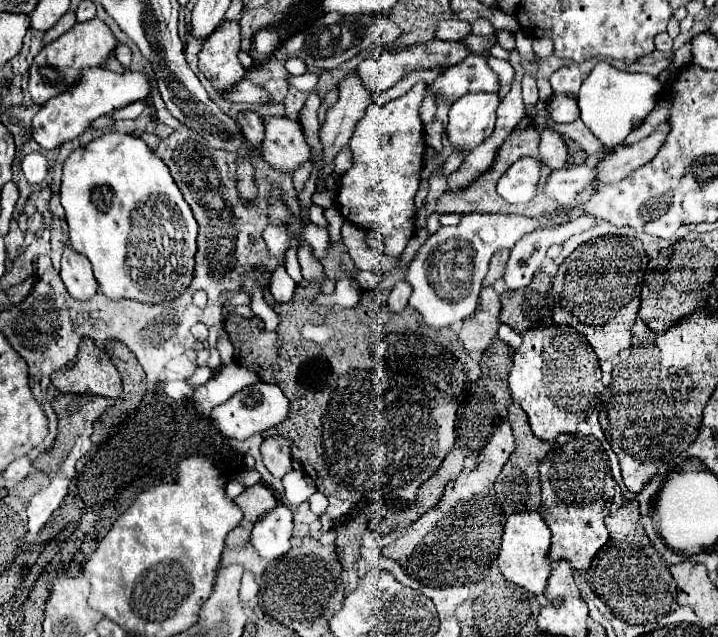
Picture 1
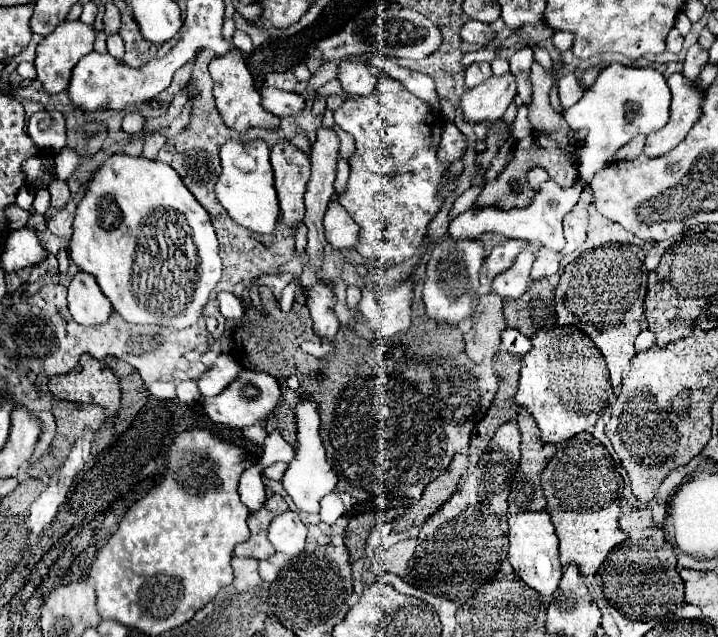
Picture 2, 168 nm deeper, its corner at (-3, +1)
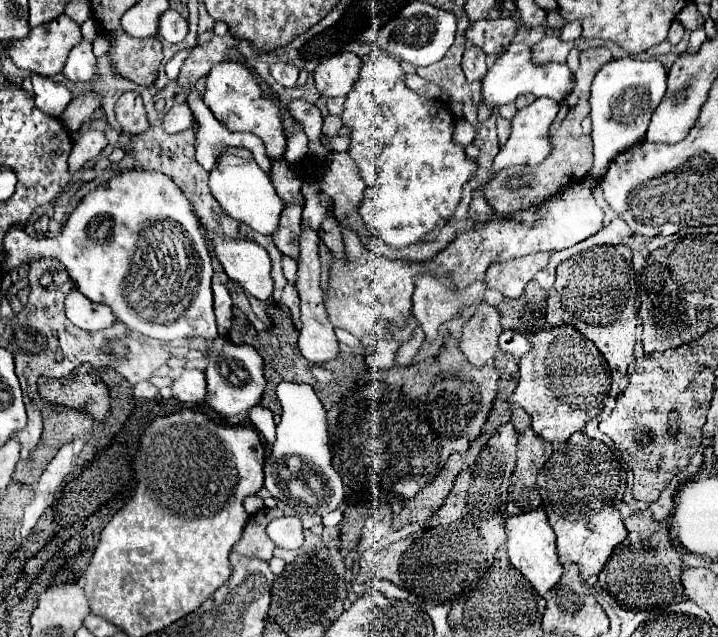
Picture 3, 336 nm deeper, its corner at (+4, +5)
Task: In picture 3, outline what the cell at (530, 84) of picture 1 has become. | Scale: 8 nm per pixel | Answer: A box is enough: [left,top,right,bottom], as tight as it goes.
[534,36,574,64]

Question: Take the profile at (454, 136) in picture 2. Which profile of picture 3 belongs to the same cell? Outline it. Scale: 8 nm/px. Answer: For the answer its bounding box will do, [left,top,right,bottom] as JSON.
[454,120,476,146]

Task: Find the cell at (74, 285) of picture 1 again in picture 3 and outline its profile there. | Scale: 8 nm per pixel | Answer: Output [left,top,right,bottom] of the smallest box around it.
[66,290,116,332]

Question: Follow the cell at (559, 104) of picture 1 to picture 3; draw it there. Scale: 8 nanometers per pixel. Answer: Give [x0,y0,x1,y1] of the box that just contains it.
[482,44,574,108]

